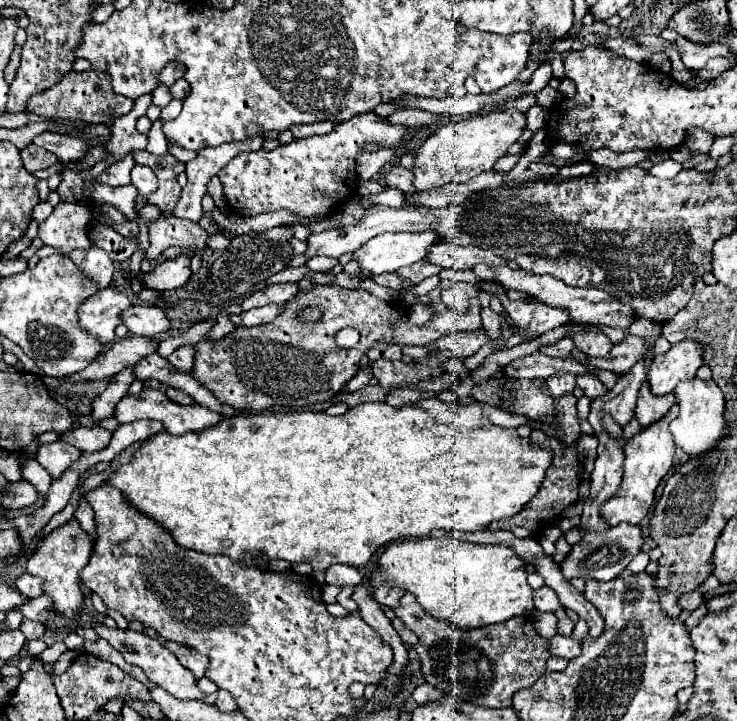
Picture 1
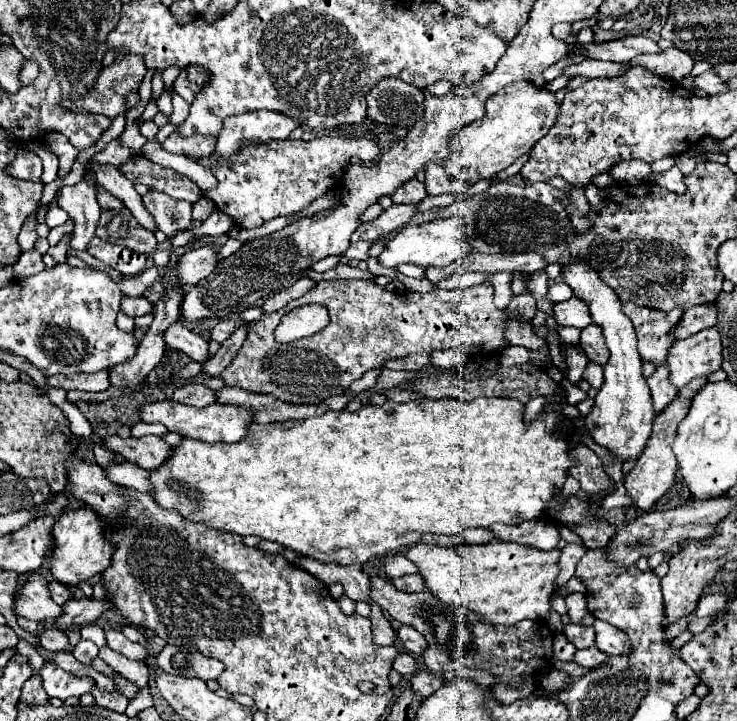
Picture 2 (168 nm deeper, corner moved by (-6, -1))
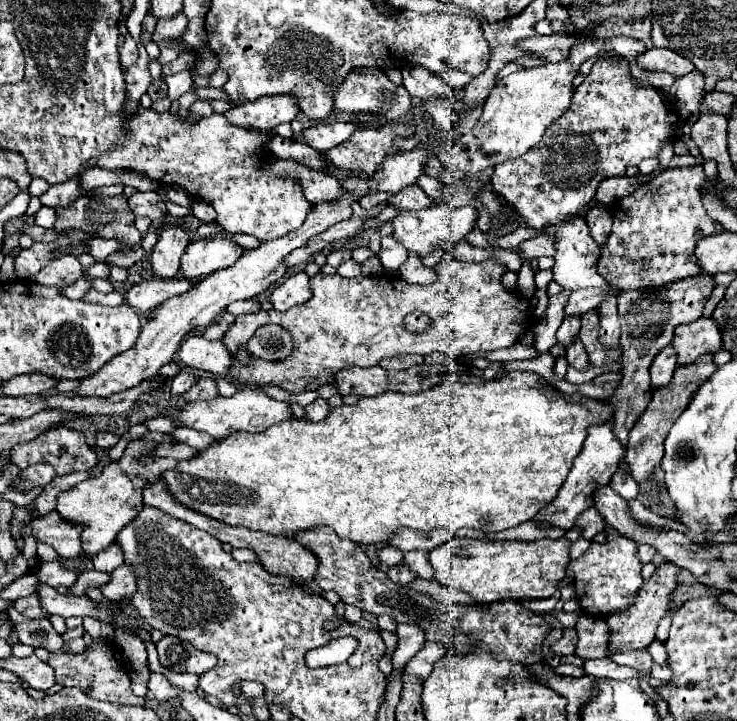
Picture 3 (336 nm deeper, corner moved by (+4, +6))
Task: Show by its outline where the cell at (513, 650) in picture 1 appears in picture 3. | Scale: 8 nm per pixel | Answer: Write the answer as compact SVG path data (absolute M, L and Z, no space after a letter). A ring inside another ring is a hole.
M313 527L309 531L301 531L301 535L293 535L297 543L309 547L313 555L317 555L317 571L313 579L319 583L323 591L335 591L345 605L355 605L365 613L373 615L389 615L397 623L417 623L427 633L427 641L439 641L447 649L457 653L467 653L467 647L473 641L481 641L489 645L497 659L521 661L527 665L535 665L545 661L543 641L551 633L551 623L547 623L541 615L535 615L527 607L517 601L493 603L491 607L463 607L463 605L439 605L437 601L419 595L403 585L393 583L383 571L375 571L371 567L369 557L361 551L361 547L349 539L341 539L329 527Z

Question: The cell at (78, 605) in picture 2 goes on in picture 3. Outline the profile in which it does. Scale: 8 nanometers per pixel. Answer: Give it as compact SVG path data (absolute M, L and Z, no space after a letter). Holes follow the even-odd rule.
M121 565L111 573L111 581L101 587L101 593L109 601L121 601L137 591L137 579L133 579L133 567Z

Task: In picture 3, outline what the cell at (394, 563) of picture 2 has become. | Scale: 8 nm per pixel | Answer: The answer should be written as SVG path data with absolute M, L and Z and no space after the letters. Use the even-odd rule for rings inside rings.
M409 551L409 555L403 559L405 565L409 565L417 577L431 581L433 579L433 567L429 563L429 553L427 551Z

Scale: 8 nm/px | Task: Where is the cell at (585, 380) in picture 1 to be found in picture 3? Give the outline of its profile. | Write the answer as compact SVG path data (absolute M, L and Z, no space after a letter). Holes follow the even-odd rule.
M575 339L569 347L565 347L565 351L567 351L567 361L571 367L575 367L575 369L587 369L589 367L587 351L579 339Z

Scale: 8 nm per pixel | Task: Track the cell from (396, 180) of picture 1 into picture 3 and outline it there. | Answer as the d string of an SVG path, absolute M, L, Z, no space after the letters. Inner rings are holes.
M411 185L411 187L401 189L399 193L395 193L395 195L389 199L389 203L393 203L393 205L399 207L399 209L411 209L411 211L431 207L431 199L429 199L417 185Z

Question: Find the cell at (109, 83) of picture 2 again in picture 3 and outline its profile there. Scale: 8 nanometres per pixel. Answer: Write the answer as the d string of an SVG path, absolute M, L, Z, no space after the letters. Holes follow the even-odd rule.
M127 35L127 43L123 43L119 53L121 53L121 65L123 67L131 67L137 61L137 43L131 35Z

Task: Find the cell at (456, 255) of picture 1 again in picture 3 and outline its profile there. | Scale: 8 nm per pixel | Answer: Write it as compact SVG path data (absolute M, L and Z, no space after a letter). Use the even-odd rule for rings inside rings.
M537 235L529 241L521 243L521 253L525 255L525 259L535 259L539 255L549 255L553 257L553 239L549 239L549 235Z

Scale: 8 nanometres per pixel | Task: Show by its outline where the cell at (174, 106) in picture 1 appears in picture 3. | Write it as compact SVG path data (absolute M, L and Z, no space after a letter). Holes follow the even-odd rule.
M181 71L181 73L175 73L171 77L165 77L165 83L169 85L169 99L171 101L177 101L185 91L191 89L193 85L193 77L189 75L189 71Z

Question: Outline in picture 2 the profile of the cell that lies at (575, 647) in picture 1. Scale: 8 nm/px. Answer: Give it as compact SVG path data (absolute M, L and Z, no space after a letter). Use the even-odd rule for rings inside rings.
M591 646L591 648L587 648L587 650L577 650L575 656L573 656L573 660L575 660L579 666L583 666L583 668L595 668L595 666L599 666L601 662L607 660L607 654L603 654L599 648Z

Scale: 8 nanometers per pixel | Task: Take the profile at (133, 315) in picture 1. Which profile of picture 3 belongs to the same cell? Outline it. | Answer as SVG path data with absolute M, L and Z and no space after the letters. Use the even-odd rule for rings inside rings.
M187 337L179 349L181 363L191 369L213 373L217 377L227 377L233 367L233 355L221 341L207 341L203 337Z

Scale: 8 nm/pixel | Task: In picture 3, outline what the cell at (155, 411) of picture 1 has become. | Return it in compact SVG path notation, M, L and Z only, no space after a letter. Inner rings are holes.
M251 387L239 389L233 397L217 397L213 401L187 403L183 409L171 409L167 415L173 417L173 421L179 423L181 427L205 431L205 433L213 435L215 439L225 439L225 437L235 435L239 431L263 433L267 427L271 427L275 423L293 419L293 411L287 403L275 401L269 395L265 395L261 389L251 389Z

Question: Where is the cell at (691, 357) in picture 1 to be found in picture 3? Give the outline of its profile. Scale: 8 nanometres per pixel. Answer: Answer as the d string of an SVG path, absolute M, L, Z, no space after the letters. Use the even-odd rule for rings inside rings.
M701 317L689 325L679 325L673 339L677 351L677 363L689 365L705 353L721 349L721 333L711 317Z

